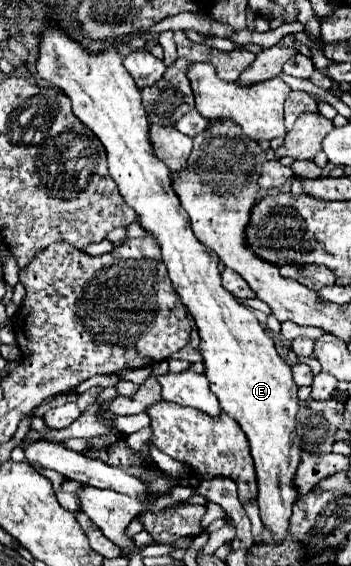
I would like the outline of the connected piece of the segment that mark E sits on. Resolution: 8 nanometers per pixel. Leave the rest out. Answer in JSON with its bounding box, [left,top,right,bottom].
[37,18,299,540]

